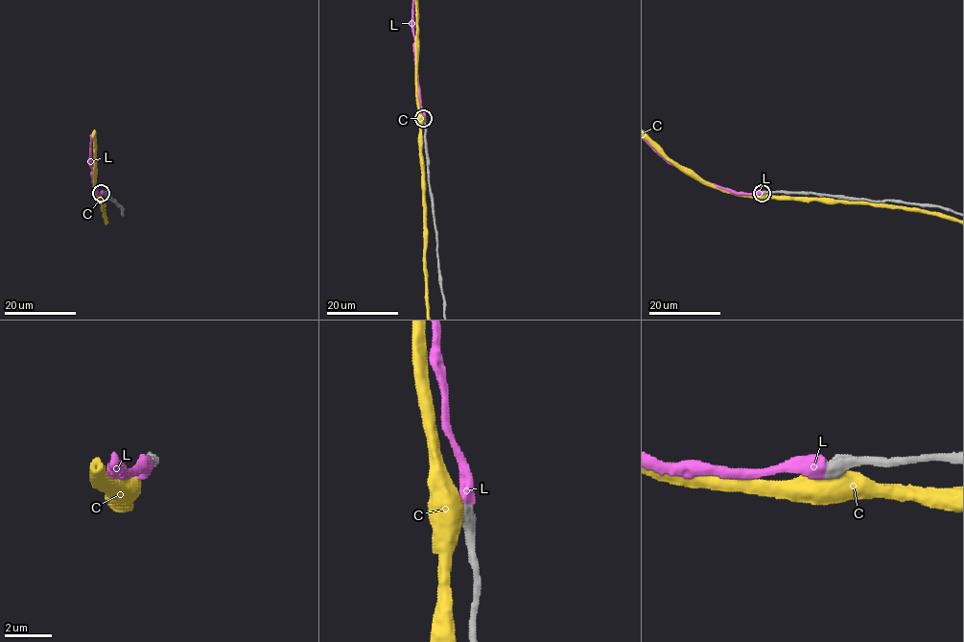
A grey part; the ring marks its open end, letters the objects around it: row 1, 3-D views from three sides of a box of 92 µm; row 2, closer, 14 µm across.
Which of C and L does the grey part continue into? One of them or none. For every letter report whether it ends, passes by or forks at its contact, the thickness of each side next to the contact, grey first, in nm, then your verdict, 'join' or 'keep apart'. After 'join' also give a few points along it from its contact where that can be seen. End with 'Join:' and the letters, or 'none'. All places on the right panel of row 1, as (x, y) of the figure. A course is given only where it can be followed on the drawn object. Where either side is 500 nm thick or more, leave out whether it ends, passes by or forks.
C: 600 nm thick on the grey side, 750 nm on the other; keep apart
L: 600 nm thick on the grey side, 600 nm on the other; join
Join: L

